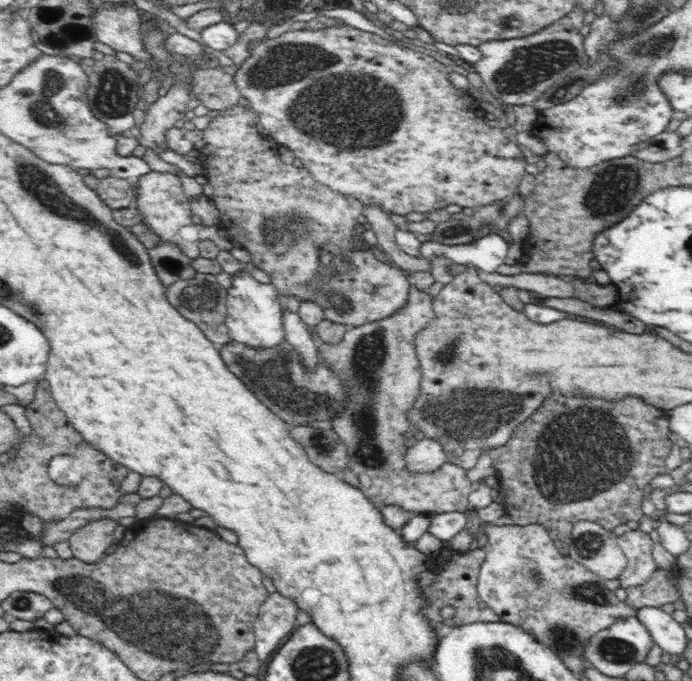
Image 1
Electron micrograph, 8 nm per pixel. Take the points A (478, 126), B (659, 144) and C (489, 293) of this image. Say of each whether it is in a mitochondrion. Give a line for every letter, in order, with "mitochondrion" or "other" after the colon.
A: other
B: other
C: other

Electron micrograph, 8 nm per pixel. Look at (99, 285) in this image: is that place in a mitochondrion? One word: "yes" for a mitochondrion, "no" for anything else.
no

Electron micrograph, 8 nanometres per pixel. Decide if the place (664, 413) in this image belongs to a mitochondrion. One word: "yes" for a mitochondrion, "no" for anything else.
no

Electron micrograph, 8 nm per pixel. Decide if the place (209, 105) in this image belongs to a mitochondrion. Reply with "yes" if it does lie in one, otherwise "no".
no

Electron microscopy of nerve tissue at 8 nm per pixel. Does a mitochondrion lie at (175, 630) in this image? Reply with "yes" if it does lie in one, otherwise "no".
yes

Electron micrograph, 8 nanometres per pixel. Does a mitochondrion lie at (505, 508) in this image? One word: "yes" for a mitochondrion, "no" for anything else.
no

